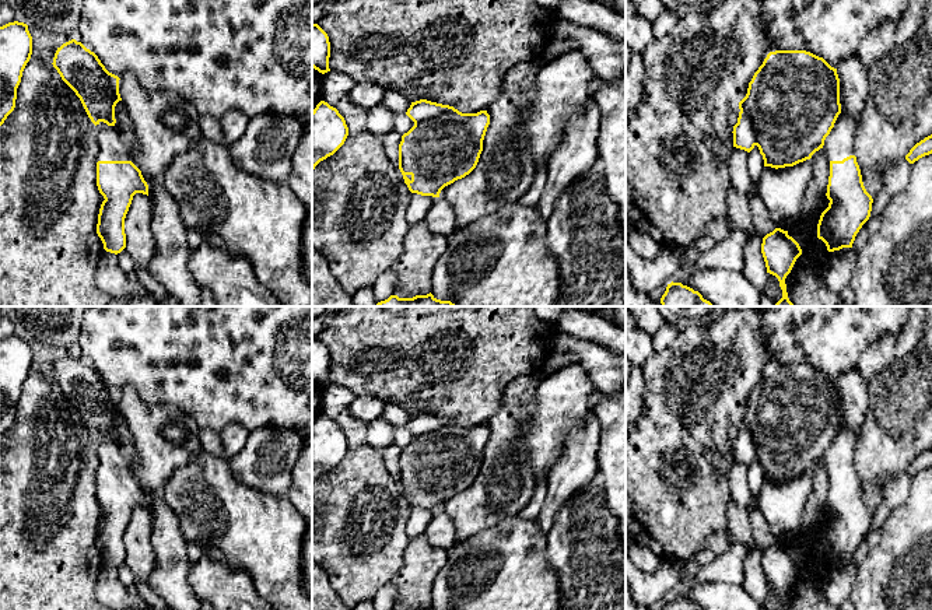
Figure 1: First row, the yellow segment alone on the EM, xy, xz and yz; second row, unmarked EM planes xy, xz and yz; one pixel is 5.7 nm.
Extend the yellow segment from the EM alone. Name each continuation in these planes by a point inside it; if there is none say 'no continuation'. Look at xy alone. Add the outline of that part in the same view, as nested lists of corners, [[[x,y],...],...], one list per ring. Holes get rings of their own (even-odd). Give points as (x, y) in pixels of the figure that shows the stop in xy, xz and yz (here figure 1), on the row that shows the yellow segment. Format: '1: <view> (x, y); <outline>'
1: xy (111, 147); [[[99,122],[97,126],[98,161],[130,161],[126,143],[122,140],[116,123],[108,126]]]

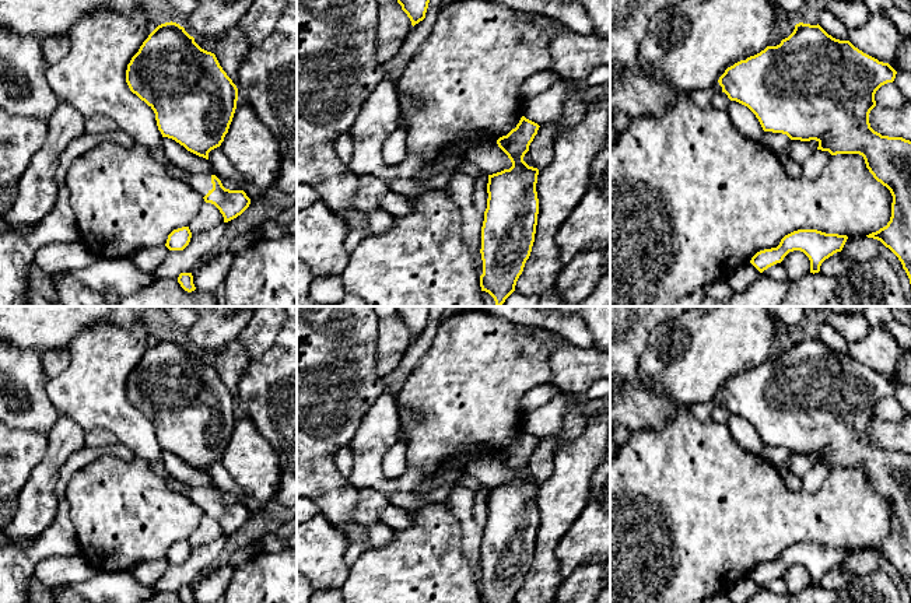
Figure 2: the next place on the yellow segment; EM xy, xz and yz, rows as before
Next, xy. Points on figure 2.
1: xy (202, 183); [[[179,171],[178,176],[204,197],[213,189],[211,175],[213,173],[207,172],[192,173],[188,171]]]

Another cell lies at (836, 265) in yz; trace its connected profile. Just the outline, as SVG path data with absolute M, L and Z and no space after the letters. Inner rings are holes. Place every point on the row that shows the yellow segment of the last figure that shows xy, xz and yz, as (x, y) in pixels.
M837 252L826 259L820 266L820 273L824 276L838 276L847 271L855 262L842 256L842 252Z

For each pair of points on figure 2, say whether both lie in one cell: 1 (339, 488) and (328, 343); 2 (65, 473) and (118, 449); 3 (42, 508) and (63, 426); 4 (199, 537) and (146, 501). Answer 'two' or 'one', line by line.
1: one
2: one
3: one
4: two

